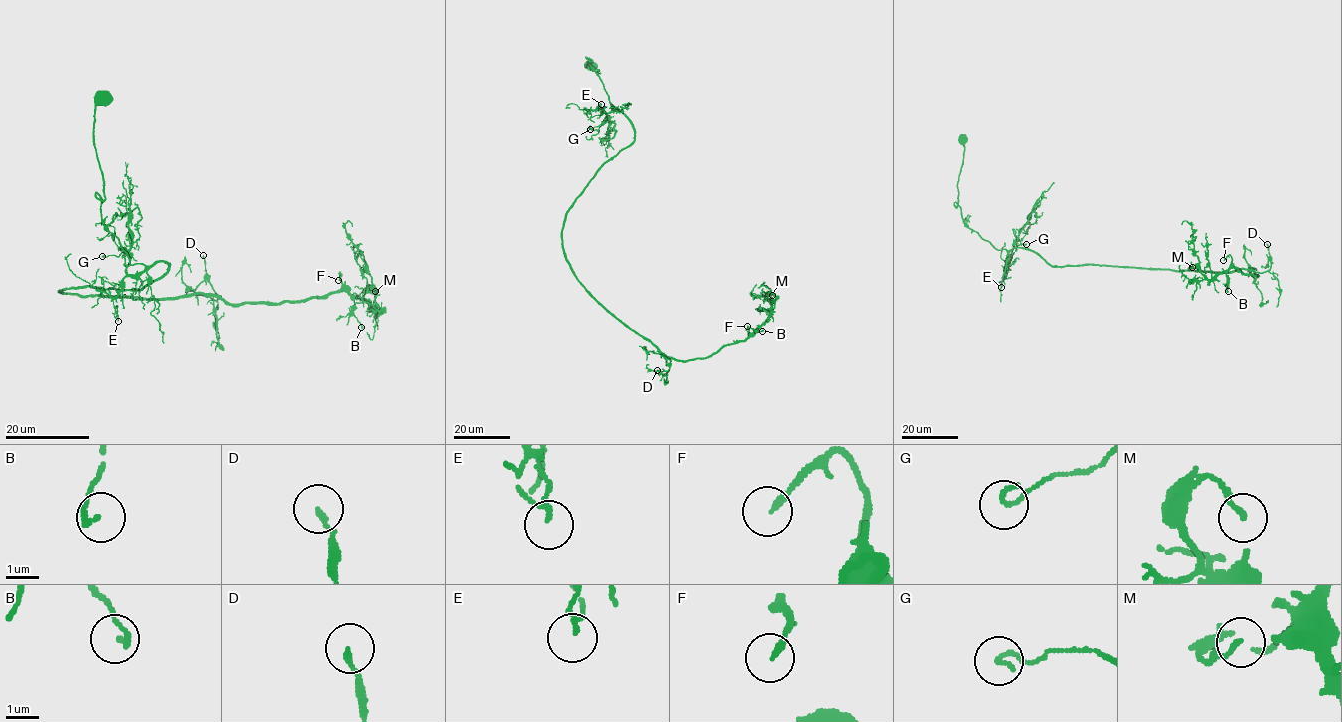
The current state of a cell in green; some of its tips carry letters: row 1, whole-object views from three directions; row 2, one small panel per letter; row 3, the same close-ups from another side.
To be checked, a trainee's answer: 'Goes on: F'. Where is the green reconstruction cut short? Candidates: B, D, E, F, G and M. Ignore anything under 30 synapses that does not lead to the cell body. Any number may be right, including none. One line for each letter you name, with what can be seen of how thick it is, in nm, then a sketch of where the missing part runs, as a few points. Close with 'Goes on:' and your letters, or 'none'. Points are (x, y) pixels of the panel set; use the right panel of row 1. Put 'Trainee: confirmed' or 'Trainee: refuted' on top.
Trainee: confirmed
F: 190 nm
Goes on: F

